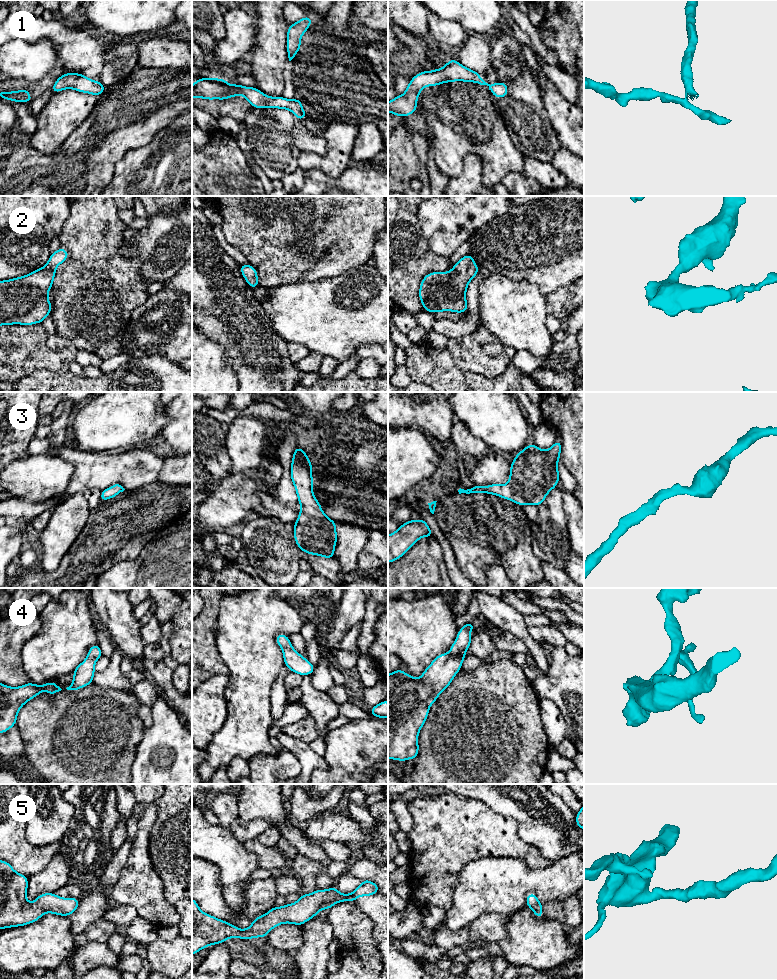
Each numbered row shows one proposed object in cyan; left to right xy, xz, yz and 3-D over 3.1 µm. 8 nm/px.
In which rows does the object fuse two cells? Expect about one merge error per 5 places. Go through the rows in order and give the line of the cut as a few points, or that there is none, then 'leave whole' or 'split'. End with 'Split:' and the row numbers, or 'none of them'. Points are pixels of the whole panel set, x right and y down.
1: cut in xz along (295, 99), (300, 102); split
2: no cut; leave whole
3: no cut; leave whole
4: no cut; leave whole
5: no cut; leave whole
Split: 1

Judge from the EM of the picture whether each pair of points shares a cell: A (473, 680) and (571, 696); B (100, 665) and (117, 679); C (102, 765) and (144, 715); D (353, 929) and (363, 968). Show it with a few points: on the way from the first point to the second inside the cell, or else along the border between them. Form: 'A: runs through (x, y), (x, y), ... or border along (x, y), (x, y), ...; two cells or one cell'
A: border along (534, 691), (540, 699); two cells
B: border along (110, 658), (109, 664), (102, 671), (95, 673); two cells
C: border along (140, 703), (137, 709), (137, 716), (144, 725); two cells
D: runs through (355, 939), (361, 958); one cell

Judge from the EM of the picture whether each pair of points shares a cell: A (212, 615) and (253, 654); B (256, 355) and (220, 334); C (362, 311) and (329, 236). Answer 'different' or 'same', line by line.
A: different
B: same
C: different

